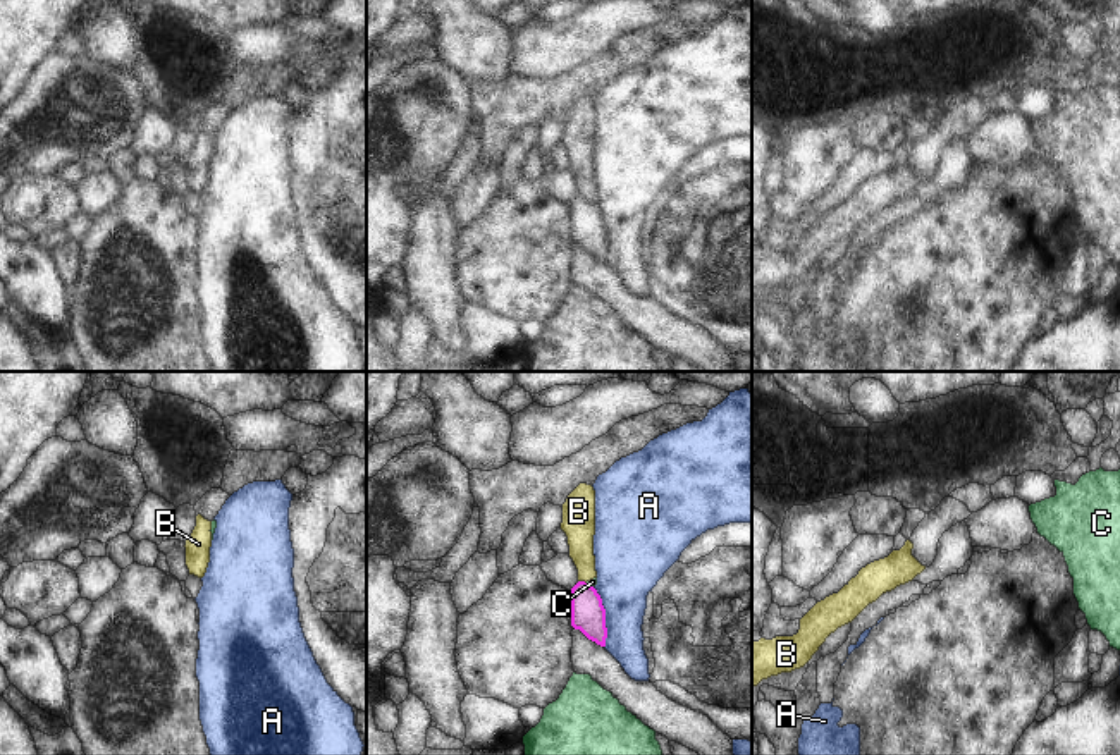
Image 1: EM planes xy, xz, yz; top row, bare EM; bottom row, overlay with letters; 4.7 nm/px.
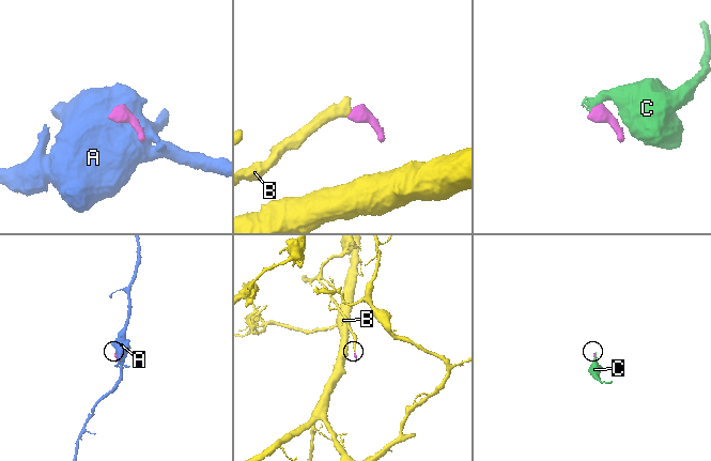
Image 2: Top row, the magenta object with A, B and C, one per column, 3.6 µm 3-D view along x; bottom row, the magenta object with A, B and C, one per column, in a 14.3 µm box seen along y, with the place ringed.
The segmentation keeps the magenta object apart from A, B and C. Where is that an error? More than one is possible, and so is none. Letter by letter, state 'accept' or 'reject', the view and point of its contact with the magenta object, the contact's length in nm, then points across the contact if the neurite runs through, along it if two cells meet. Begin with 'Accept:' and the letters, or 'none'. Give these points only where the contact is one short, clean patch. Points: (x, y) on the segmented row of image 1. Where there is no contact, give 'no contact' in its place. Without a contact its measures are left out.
Accept: none
A: reject; contact xz (604, 618); length 300 nm
B: reject; contact xz (582, 582); length 40 nm; border xz (578, 580), (585, 583)
C: reject; contact xz (587, 585); length 40 nm; border xz (585, 583), (592, 587)

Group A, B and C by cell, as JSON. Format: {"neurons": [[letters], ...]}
{"neurons": [["A"], ["B", "C"]]}

